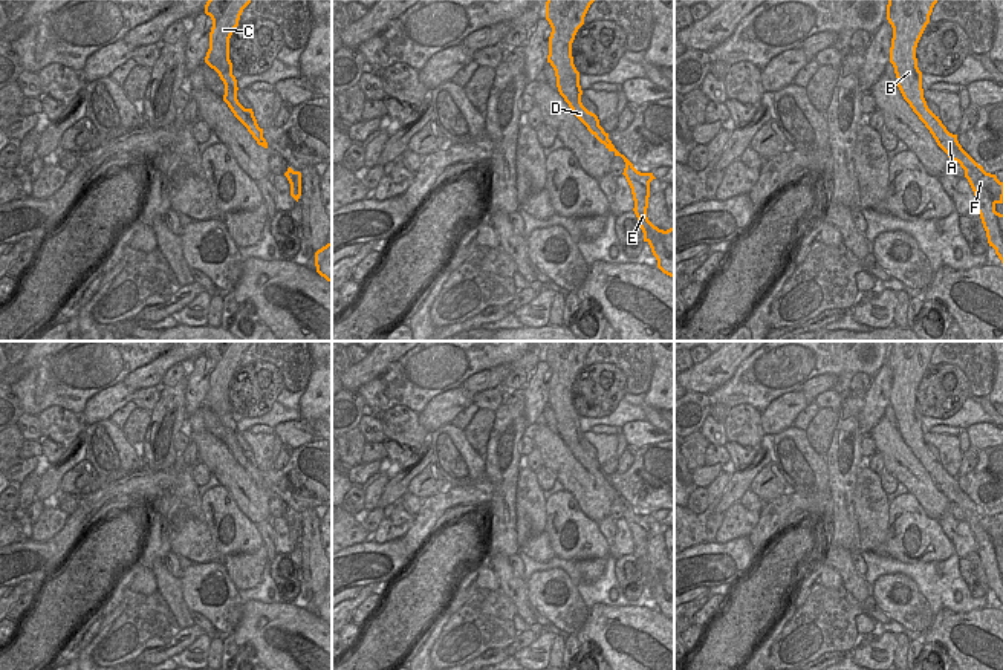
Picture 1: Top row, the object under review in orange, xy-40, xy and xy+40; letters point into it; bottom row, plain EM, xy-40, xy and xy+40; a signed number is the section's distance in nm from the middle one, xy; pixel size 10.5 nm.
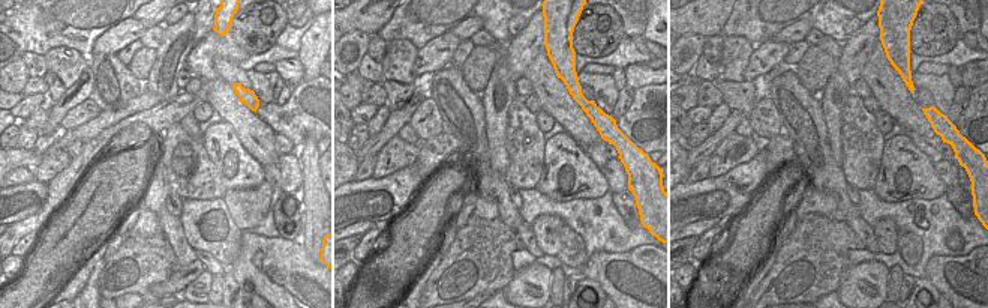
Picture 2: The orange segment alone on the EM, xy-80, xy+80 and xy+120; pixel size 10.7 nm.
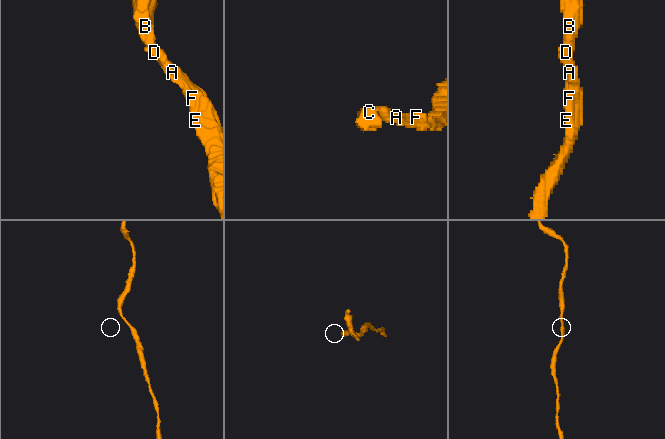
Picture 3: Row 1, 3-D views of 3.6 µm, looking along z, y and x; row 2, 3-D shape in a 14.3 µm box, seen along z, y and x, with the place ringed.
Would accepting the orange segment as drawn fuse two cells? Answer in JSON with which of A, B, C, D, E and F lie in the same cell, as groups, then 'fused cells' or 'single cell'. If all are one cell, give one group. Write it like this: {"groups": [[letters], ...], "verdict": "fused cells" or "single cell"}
{"groups": [["A", "B", "C", "D", "E", "F"]], "verdict": "single cell"}

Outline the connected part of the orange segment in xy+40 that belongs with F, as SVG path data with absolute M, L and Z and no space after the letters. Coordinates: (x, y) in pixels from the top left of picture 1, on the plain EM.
M888 341L887 363L893 370L890 405L894 410L898 430L913 454L930 473L937 488L951 503L965 512L974 538L975 552L986 574L988 586L1003 606L1003 557L995 554L1003 546L1003 525L986 516L959 486L927 448L922 431L922 415L917 410L916 390L930 366L930 358L939 341Z

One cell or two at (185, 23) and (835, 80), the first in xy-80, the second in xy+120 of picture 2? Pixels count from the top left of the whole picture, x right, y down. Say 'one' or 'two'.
one

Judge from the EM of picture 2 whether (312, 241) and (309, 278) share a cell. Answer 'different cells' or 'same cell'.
different cells

